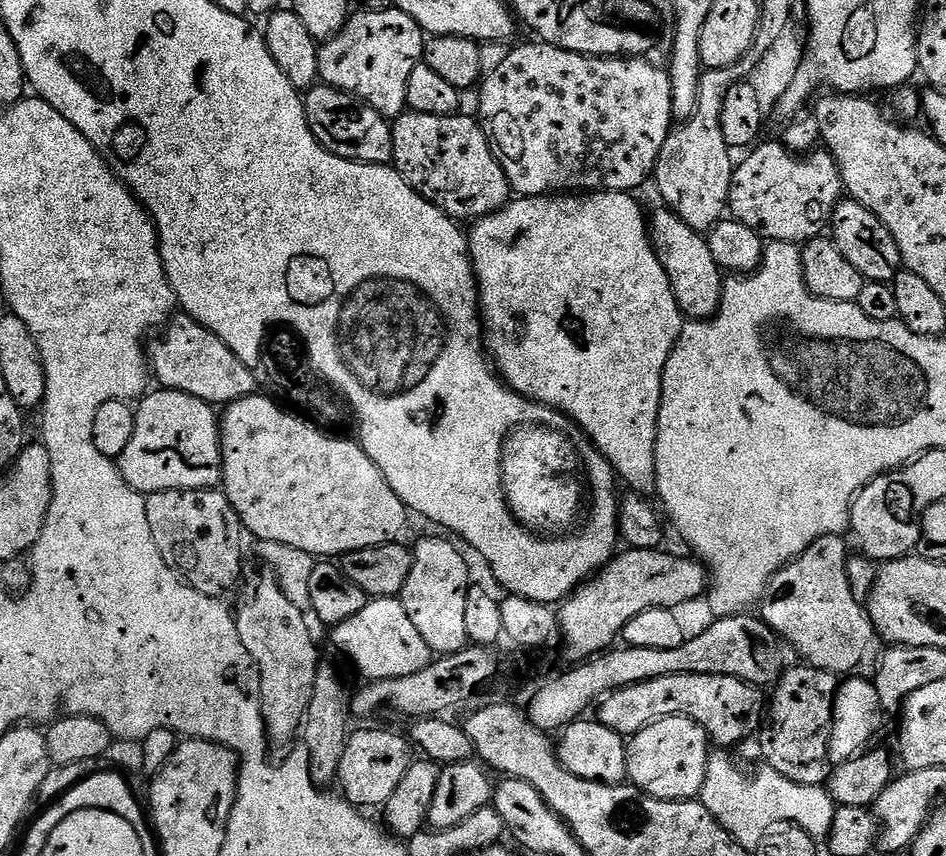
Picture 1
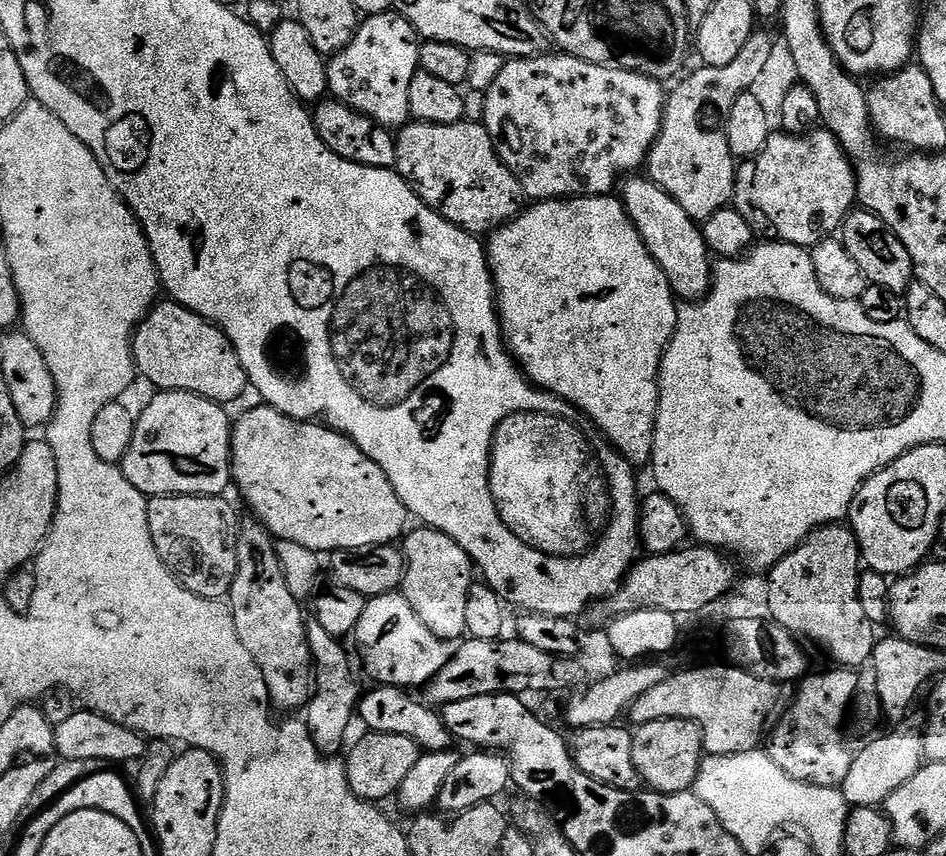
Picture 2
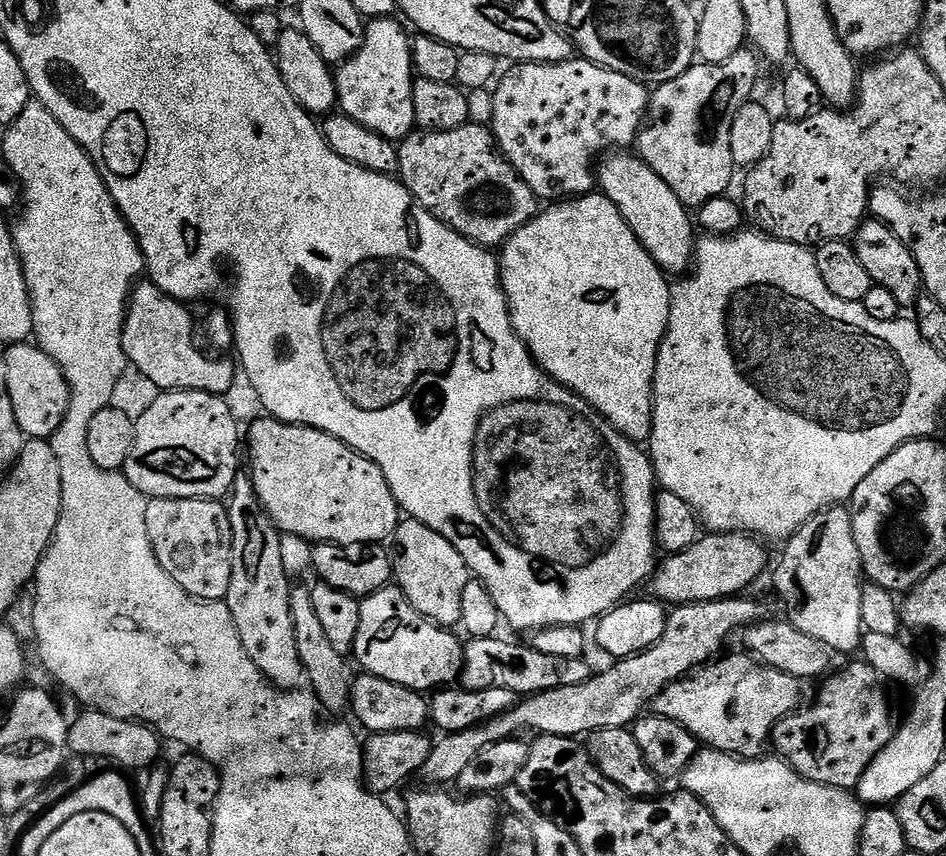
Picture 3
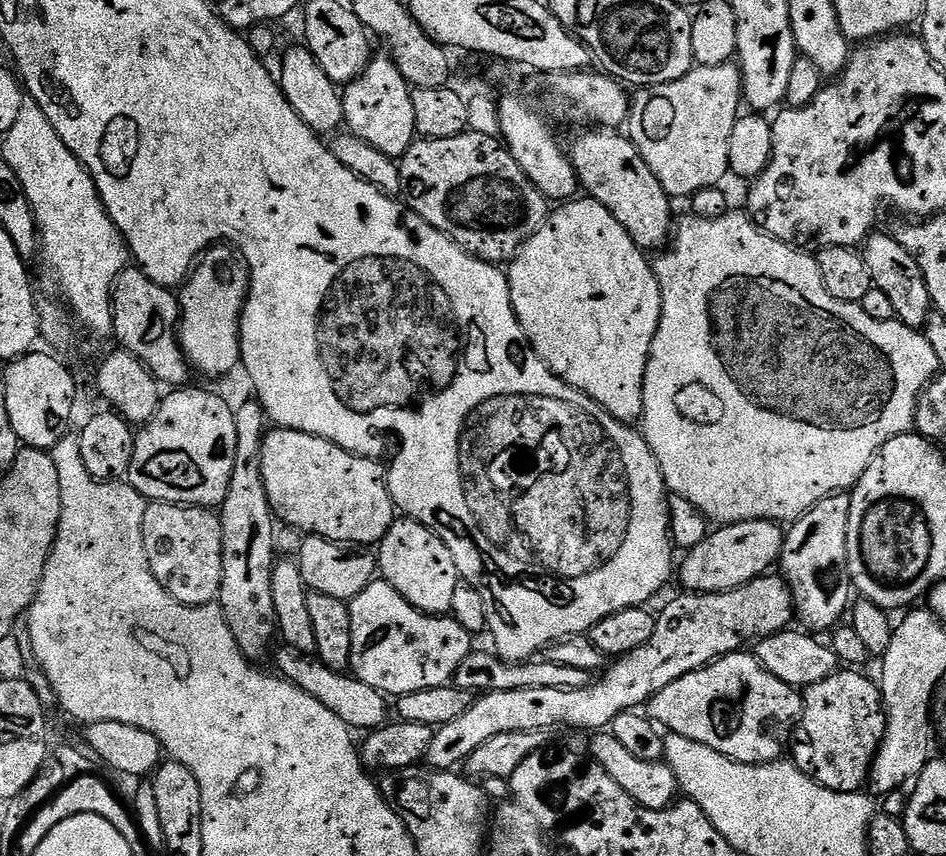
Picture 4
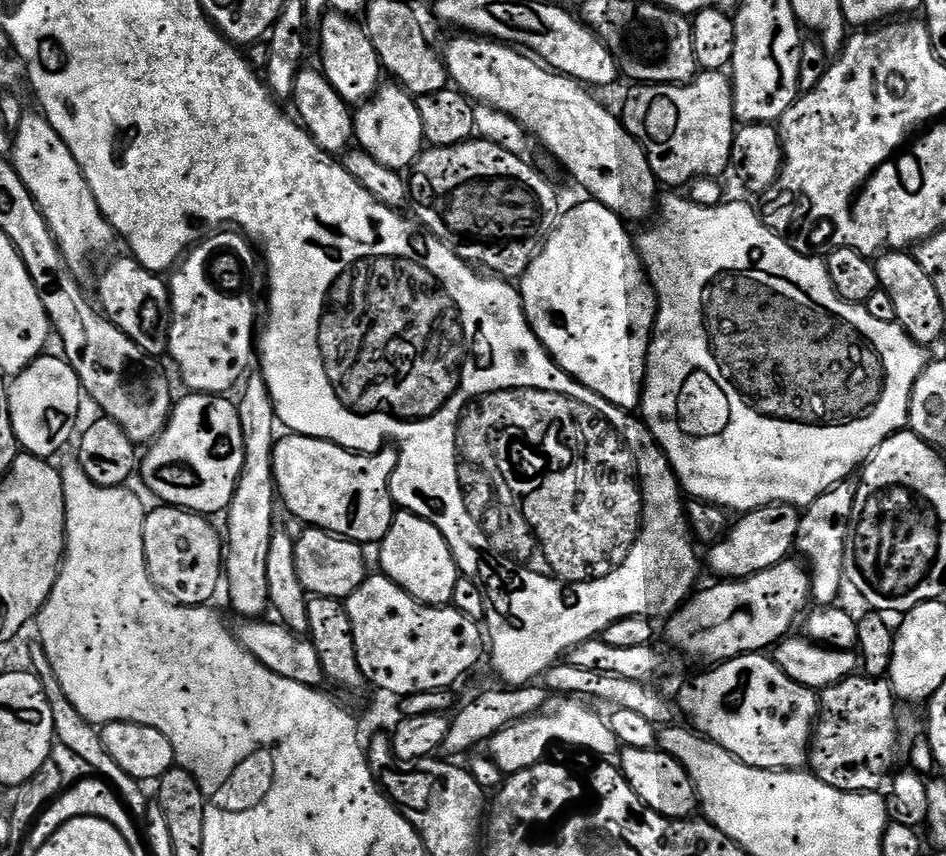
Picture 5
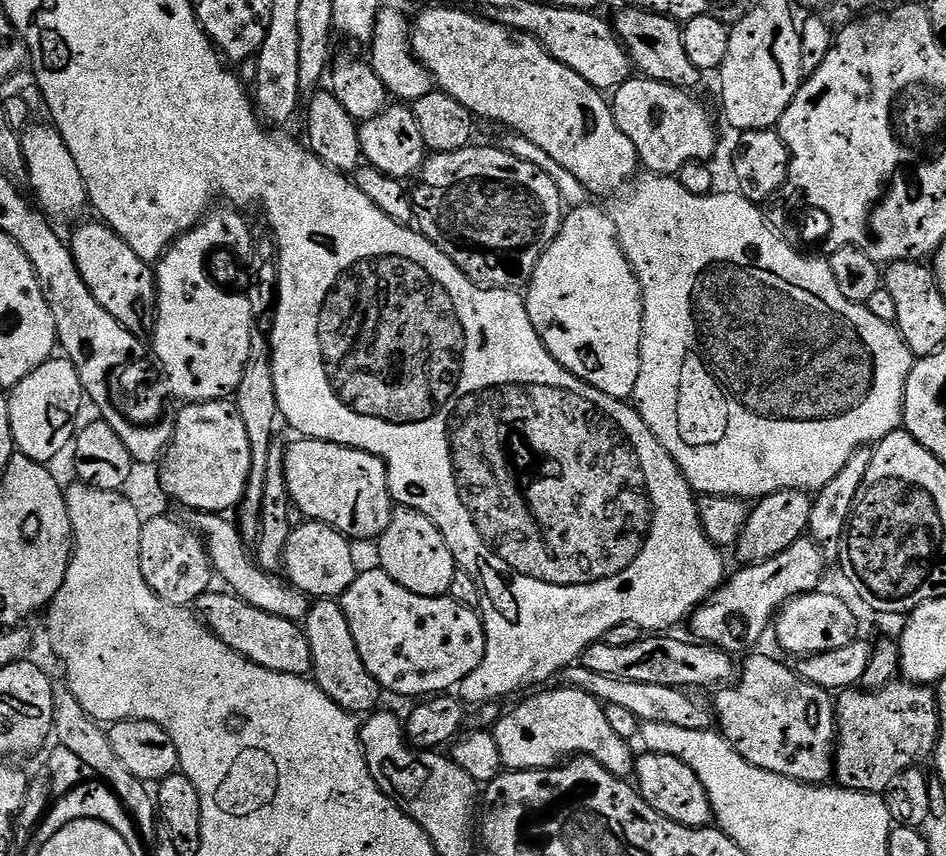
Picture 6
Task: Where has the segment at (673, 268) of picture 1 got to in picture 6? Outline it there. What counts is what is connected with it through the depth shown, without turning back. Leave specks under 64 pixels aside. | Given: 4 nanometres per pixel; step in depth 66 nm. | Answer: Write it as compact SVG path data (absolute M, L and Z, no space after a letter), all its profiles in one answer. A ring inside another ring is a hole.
M428 8L417 20L415 17L412 24L412 52L428 68L428 73L438 85L439 91L458 98L458 102L462 102L462 106L466 106L472 111L473 117L480 119L481 116L484 120L493 120L496 124L505 124L506 127L516 131L513 133L517 137L534 142L534 146L538 146L538 150L550 154L550 158L554 158L554 162L558 162L558 166L570 170L570 174L574 174L574 178L578 178L578 182L582 182L585 193L592 195L593 192L596 196L608 196L611 192L626 187L628 183L631 185L633 183L632 175L635 174L636 168L641 167L640 156L636 152L634 142L630 142L630 138L626 138L626 134L622 134L622 130L612 113L612 105L606 99L605 93L599 92L597 88L590 86L590 82L586 82L586 78L582 78L577 72L570 70L562 62L554 59L533 36L528 36L524 32L516 32L504 24L495 24L492 20L485 20L483 15L475 15L471 16L470 13L463 12L460 8Z

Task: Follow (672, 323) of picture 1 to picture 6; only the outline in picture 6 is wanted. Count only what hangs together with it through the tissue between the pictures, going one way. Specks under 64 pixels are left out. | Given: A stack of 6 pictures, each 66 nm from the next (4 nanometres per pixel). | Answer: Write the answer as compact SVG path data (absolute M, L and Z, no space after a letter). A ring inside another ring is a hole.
M576 206L565 215L560 233L538 262L532 283L526 292L530 322L542 338L546 350L570 374L582 382L627 401L638 386L640 343L644 329L644 299L640 278L626 258L616 236L616 224L607 211Z

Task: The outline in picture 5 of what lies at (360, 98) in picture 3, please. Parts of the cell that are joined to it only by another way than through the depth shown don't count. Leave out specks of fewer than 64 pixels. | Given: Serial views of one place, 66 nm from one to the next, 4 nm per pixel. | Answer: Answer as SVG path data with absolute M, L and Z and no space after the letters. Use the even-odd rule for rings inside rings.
M395 82L381 83L354 112L354 140L372 158L387 168L411 169L426 147L422 117L418 114L417 97Z

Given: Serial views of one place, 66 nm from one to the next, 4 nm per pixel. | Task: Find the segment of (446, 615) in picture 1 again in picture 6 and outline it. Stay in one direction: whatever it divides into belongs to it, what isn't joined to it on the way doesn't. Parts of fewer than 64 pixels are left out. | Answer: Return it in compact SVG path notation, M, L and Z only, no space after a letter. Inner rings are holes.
M412 508L393 511L390 526L386 526L378 538L379 544L379 567L394 578L398 586L406 586L410 594L419 596L447 596L451 593L458 565L450 546L446 546L446 538L442 538L438 526L434 526L426 514Z

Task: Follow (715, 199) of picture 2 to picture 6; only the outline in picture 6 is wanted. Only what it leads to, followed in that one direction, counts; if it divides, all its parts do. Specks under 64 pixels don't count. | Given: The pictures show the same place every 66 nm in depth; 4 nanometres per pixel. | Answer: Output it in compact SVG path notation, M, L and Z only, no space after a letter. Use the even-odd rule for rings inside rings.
M629 78L611 97L612 113L626 138L634 142L640 163L649 173L679 174L682 166L711 161L716 152L716 124L692 97L691 91L675 88L663 80Z

